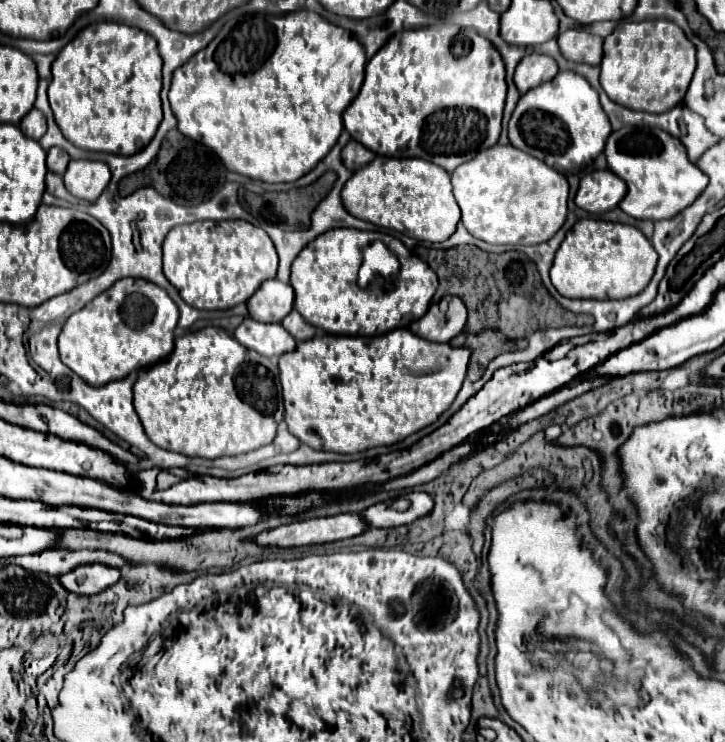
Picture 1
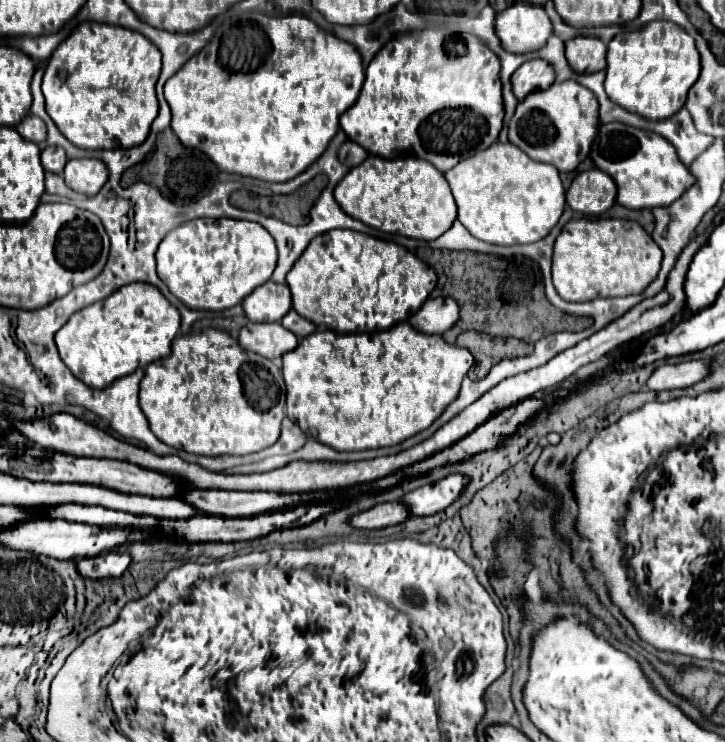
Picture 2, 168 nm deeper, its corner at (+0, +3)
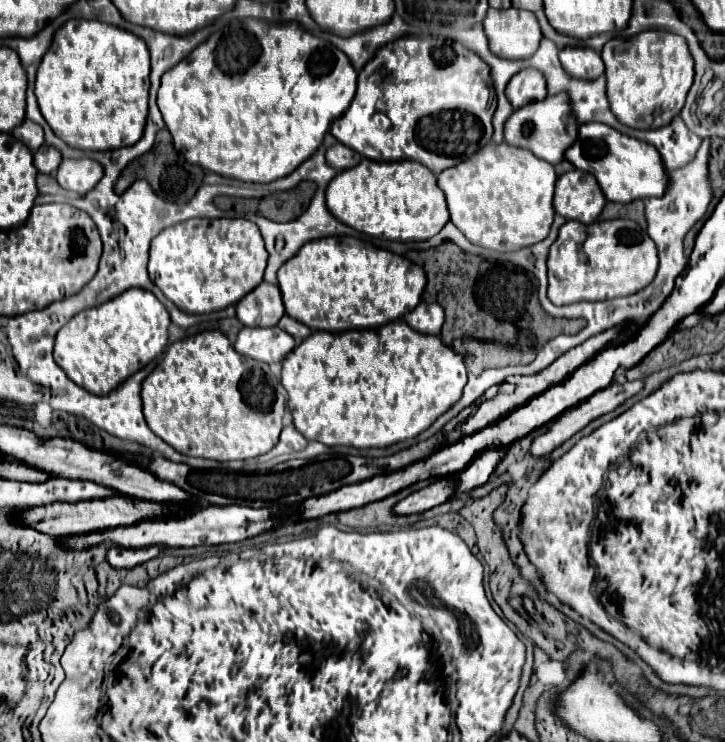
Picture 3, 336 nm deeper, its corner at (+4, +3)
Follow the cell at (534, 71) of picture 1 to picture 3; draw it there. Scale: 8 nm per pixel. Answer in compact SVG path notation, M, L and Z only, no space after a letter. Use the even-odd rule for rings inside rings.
M531 68L521 70L509 80L505 94L515 110L523 108L525 104L531 104L533 100L543 100L547 96L545 78L539 70L531 70Z

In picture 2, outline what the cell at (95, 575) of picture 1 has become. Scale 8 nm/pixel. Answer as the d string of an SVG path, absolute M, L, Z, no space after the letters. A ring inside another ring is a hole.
M107 552L107 554L101 554L101 556L77 560L77 572L83 578L89 578L89 580L117 578L117 576L121 576L127 570L129 562L131 562L129 554Z

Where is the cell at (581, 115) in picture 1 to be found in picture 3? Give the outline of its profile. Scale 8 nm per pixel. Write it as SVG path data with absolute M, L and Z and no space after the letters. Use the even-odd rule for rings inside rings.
M557 94L515 110L513 116L505 122L505 142L517 148L527 148L549 164L559 164L565 158L565 150L575 142L577 128L579 126L571 114L569 96Z

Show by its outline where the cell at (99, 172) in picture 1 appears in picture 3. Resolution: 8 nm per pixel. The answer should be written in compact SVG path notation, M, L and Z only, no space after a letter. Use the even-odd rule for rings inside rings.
M81 158L81 160L63 160L57 168L57 182L71 192L77 194L87 194L89 190L95 188L95 184L101 180L103 168L99 162Z

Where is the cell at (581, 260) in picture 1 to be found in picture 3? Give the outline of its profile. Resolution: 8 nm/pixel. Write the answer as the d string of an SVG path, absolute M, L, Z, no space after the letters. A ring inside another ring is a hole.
M597 220L589 226L565 222L551 246L547 298L555 306L575 302L599 302L617 296L631 296L643 290L657 272L657 248L645 230L633 220Z

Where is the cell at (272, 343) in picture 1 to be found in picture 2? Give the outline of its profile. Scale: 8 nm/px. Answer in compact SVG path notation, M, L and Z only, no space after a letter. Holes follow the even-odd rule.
M247 322L239 332L239 344L249 352L273 360L297 348L297 338L289 330L285 330L279 322L275 324Z

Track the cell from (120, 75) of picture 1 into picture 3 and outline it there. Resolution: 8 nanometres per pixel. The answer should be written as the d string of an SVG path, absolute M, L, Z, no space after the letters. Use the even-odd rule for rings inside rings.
M69 20L55 32L53 44L49 44L49 52L45 52L37 68L37 104L53 132L73 148L115 150L123 146L133 146L145 130L149 70L149 50L139 36L117 26L103 24L99 20Z

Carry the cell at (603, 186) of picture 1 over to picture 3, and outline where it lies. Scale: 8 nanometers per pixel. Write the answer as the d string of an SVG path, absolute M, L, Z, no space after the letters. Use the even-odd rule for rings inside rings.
M571 170L557 180L553 208L567 220L593 224L599 218L605 202L607 200L595 176L589 176L587 172Z

